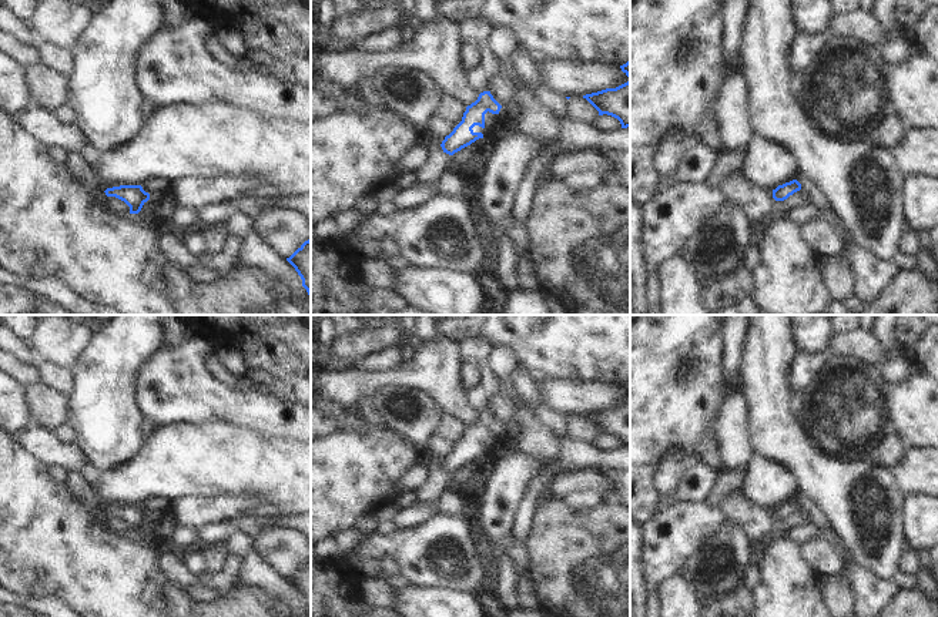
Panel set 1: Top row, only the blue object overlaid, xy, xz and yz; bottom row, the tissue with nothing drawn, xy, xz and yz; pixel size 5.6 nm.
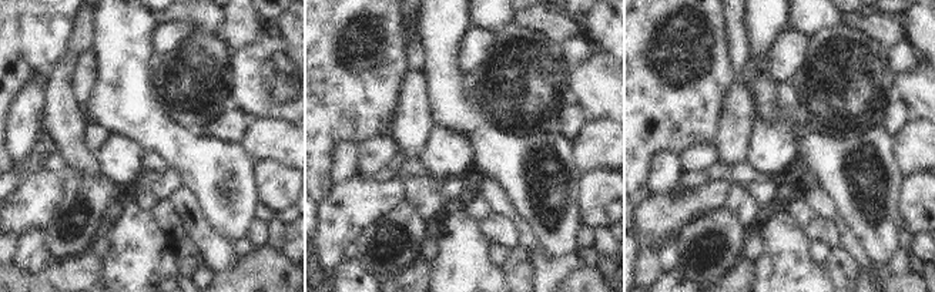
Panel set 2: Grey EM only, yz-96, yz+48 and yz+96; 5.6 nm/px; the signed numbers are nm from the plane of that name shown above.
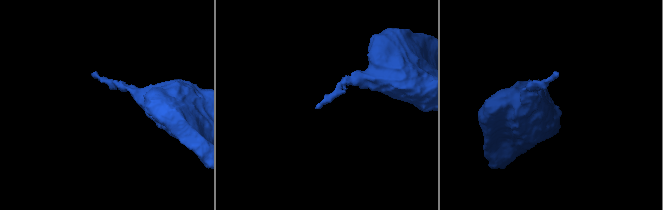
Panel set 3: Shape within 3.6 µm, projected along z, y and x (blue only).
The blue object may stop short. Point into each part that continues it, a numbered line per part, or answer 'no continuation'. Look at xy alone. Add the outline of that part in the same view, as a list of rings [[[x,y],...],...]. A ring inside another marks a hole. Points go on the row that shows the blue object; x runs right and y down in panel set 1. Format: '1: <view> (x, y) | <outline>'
no continuation

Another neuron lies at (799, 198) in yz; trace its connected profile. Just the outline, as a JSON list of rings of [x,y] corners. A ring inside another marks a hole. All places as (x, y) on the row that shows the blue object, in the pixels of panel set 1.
[[[734,171],[727,174],[718,185],[733,202],[743,205],[751,222],[780,217],[808,202],[808,197],[803,190],[794,192],[784,201],[775,201],[773,198],[773,190],[760,188],[744,174],[736,174]]]

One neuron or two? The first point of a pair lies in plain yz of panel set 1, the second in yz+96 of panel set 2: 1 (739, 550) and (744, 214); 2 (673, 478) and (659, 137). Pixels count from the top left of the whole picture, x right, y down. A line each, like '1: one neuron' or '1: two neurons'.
1: two neurons
2: two neurons

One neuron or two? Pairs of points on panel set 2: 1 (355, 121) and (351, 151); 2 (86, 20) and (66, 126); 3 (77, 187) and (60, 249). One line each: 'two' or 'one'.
1: two
2: one
3: one

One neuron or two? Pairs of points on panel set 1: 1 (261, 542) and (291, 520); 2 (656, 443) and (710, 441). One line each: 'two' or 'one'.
1: two
2: two

